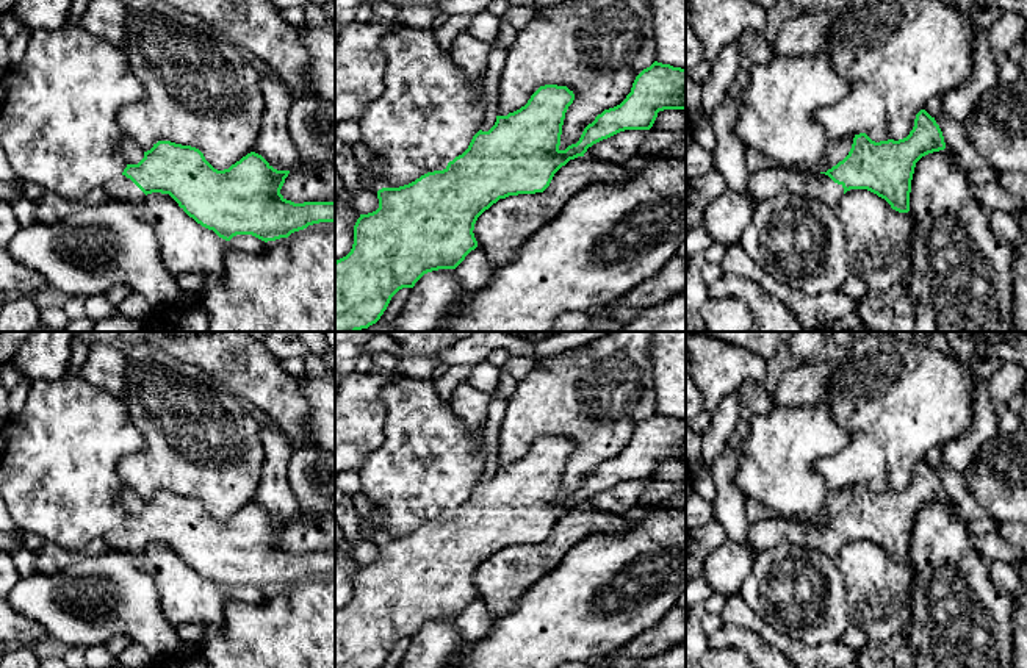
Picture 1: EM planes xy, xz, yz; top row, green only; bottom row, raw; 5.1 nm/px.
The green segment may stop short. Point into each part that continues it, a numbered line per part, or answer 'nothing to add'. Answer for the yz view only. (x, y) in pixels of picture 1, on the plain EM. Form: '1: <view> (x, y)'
1: yz (771, 534)

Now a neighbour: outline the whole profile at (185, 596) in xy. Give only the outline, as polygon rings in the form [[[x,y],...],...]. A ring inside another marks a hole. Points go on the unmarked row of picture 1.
[[[152,543],[132,557],[136,569],[153,577],[160,610],[172,626],[219,623],[229,591],[197,574],[169,544]]]

